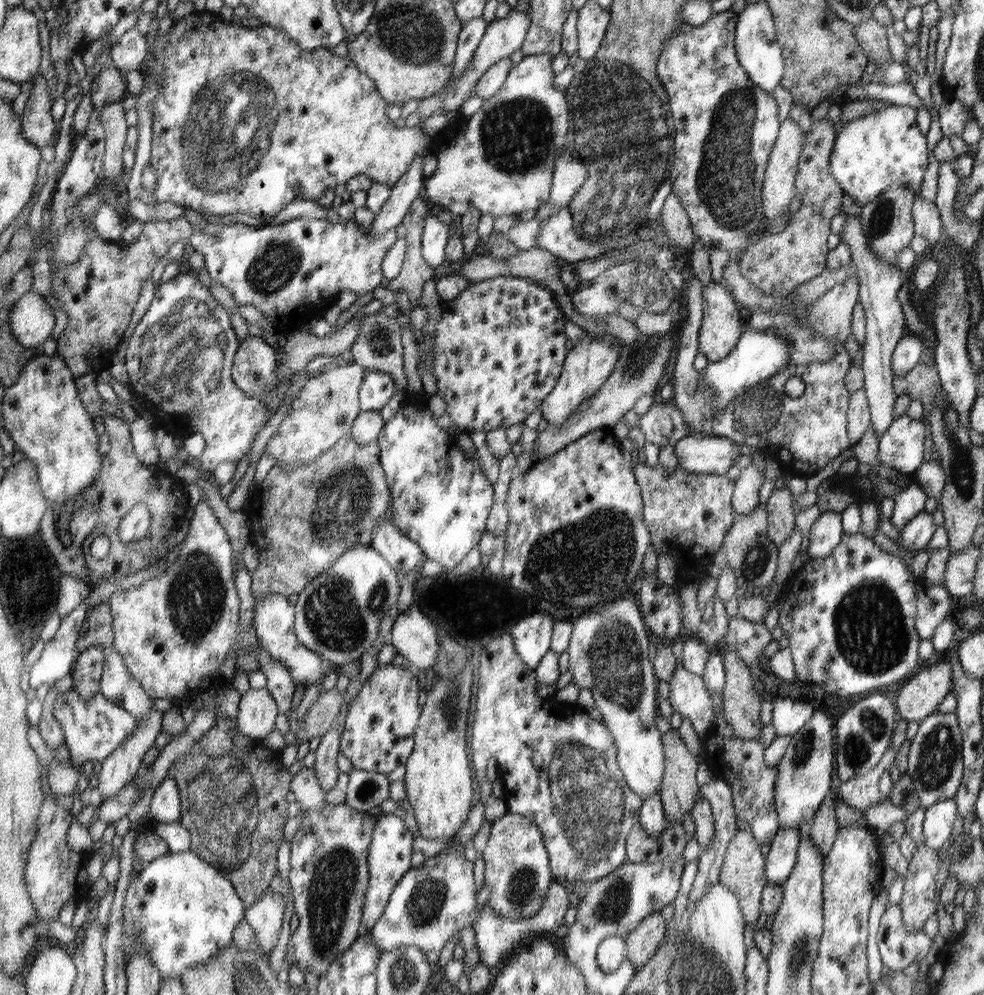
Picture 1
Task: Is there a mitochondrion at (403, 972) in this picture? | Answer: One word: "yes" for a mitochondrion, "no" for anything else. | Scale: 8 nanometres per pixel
yes

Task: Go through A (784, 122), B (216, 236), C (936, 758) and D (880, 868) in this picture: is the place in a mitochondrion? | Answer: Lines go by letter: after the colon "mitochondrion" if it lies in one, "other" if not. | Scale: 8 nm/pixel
A: other
B: other
C: mitochondrion
D: other

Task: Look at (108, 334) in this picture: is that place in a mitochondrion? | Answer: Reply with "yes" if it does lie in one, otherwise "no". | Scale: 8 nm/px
no

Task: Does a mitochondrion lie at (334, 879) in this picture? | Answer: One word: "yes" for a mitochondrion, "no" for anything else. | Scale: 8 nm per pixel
yes

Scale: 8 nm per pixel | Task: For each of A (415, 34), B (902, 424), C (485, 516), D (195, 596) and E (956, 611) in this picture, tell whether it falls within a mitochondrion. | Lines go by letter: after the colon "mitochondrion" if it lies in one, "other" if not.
A: mitochondrion
B: other
C: other
D: mitochondrion
E: other

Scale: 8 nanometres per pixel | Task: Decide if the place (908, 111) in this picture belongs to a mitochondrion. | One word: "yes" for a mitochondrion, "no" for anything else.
no

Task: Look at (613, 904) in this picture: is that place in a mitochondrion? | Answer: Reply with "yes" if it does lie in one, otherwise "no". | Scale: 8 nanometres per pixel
yes

